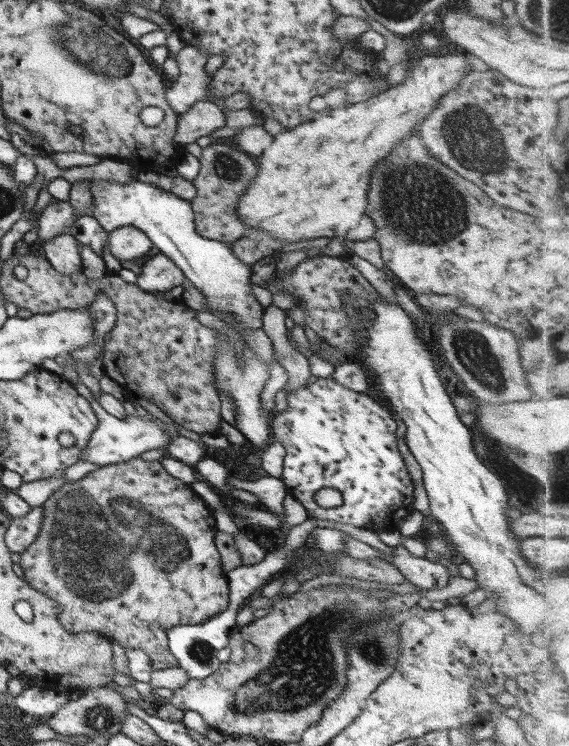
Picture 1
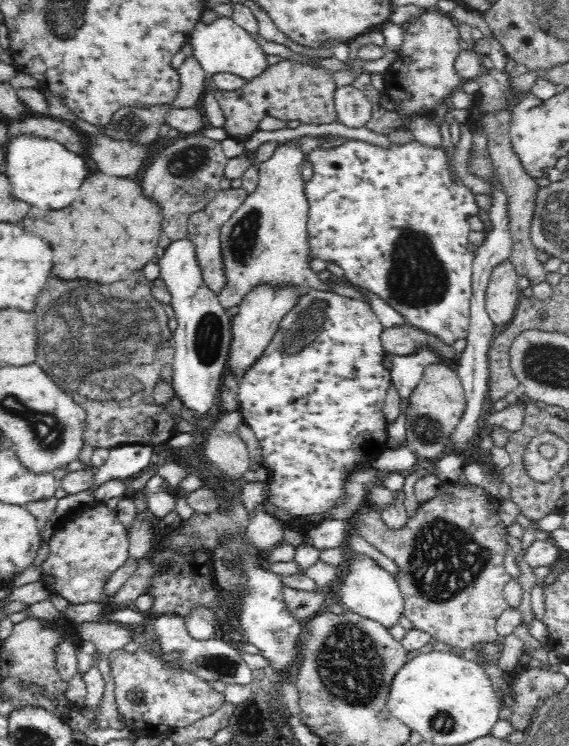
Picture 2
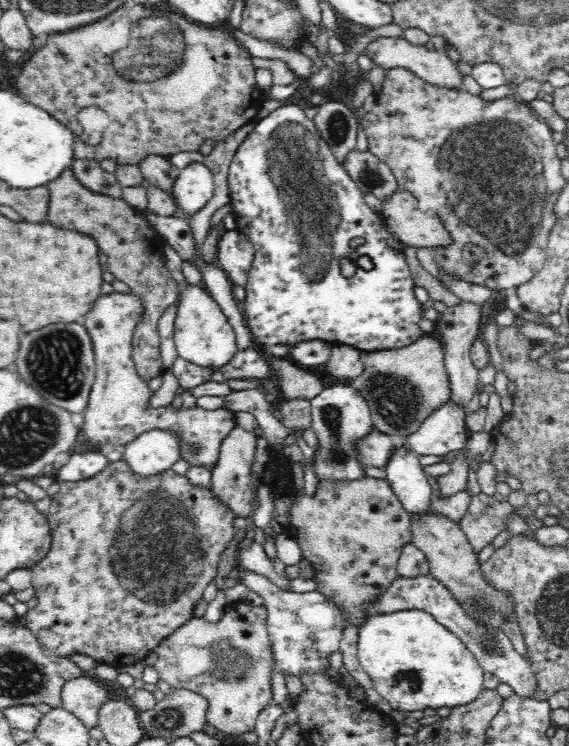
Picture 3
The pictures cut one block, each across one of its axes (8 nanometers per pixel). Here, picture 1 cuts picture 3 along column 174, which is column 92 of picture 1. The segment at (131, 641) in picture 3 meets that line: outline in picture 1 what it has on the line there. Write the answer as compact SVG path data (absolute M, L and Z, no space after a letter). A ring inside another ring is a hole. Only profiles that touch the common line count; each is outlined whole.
M136 457L124 463L101 467L78 481L72 481L62 486L62 489L58 489L52 494L52 497L48 498L42 508L44 508L43 519L38 537L29 548L20 553L19 562L27 578L25 581L63 607L62 613L58 615L58 620L67 631L77 634L82 631L94 631L106 635L112 642L117 640L124 648L140 648L150 656L153 670L164 670L179 666L176 657L169 651L167 639L169 628L200 624L229 609L228 579L221 565L220 553L215 546L217 527L214 511L188 485L178 478L172 477L163 468L160 461L145 462L140 457ZM127 532L140 538L137 548L128 548L128 537L124 537Z

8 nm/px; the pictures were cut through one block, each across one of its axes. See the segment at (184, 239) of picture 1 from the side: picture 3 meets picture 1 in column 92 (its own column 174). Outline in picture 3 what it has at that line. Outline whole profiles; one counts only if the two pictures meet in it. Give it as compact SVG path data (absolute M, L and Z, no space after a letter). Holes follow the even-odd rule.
M192 162L182 168L174 180L171 194L175 198L175 216L189 219L206 206L215 191L214 177L208 166Z

